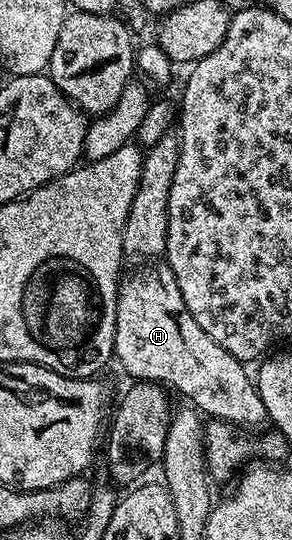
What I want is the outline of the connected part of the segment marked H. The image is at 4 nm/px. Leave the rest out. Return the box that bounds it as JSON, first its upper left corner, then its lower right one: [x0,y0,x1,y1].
[115,261,269,429]

